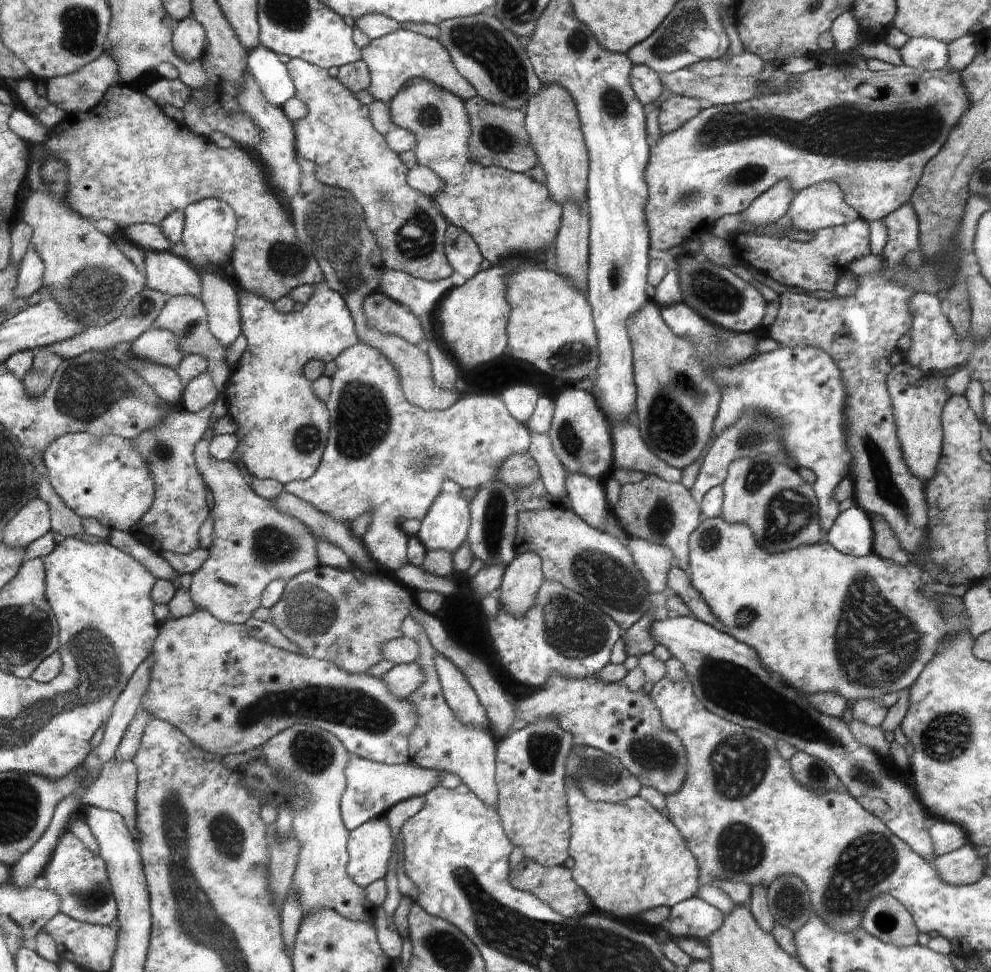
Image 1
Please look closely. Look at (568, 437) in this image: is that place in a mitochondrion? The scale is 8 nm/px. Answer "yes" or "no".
yes

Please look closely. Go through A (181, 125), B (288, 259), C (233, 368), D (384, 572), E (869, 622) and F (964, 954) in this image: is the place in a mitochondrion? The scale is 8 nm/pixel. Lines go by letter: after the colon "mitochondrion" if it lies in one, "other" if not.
A: other
B: mitochondrion
C: other
D: other
E: mitochondrion
F: other

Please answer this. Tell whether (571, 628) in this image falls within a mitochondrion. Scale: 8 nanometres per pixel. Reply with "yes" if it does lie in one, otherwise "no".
yes

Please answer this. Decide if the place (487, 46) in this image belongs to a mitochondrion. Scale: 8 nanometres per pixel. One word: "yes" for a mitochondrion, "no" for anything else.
yes

